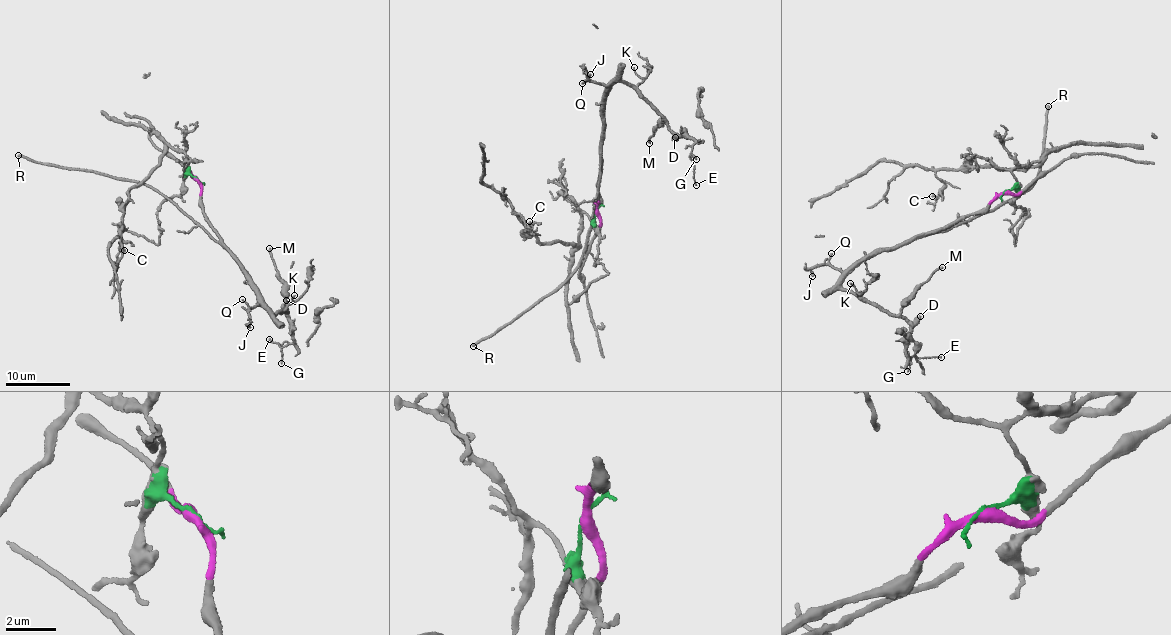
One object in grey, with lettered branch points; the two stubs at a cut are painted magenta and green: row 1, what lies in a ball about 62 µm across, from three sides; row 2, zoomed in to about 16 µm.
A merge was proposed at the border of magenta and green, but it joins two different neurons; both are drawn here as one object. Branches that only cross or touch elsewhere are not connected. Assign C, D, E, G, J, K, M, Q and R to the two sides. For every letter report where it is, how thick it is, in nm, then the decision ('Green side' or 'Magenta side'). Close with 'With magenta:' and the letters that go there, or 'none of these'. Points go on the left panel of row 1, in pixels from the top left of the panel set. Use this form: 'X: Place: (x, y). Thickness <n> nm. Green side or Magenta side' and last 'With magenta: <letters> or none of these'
C: Place: (124, 250). Thickness 120 nm. Green side
D: Place: (286, 300). Thickness 150 nm. Magenta side
E: Place: (269, 339). Thickness 80 nm. Magenta side
G: Place: (281, 363). Thickness 100 nm. Magenta side
J: Place: (250, 327). Thickness 130 nm. Magenta side
K: Place: (294, 295). Thickness 110 nm. Magenta side
M: Place: (269, 248). Thickness 160 nm. Magenta side
Q: Place: (242, 299). Thickness 100 nm. Magenta side
R: Place: (18, 155). Thickness 220 nm. Magenta side
With magenta: D, E, G, J, K, M, Q, R

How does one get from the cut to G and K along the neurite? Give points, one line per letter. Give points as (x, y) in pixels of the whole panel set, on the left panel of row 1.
G: (197, 179), (203, 213), (248, 274), (264, 307), (287, 314), (293, 343), (281, 350), (281, 363)
K: (197, 179), (203, 213), (248, 274), (264, 307), (272, 314), (284, 311), (295, 295)

